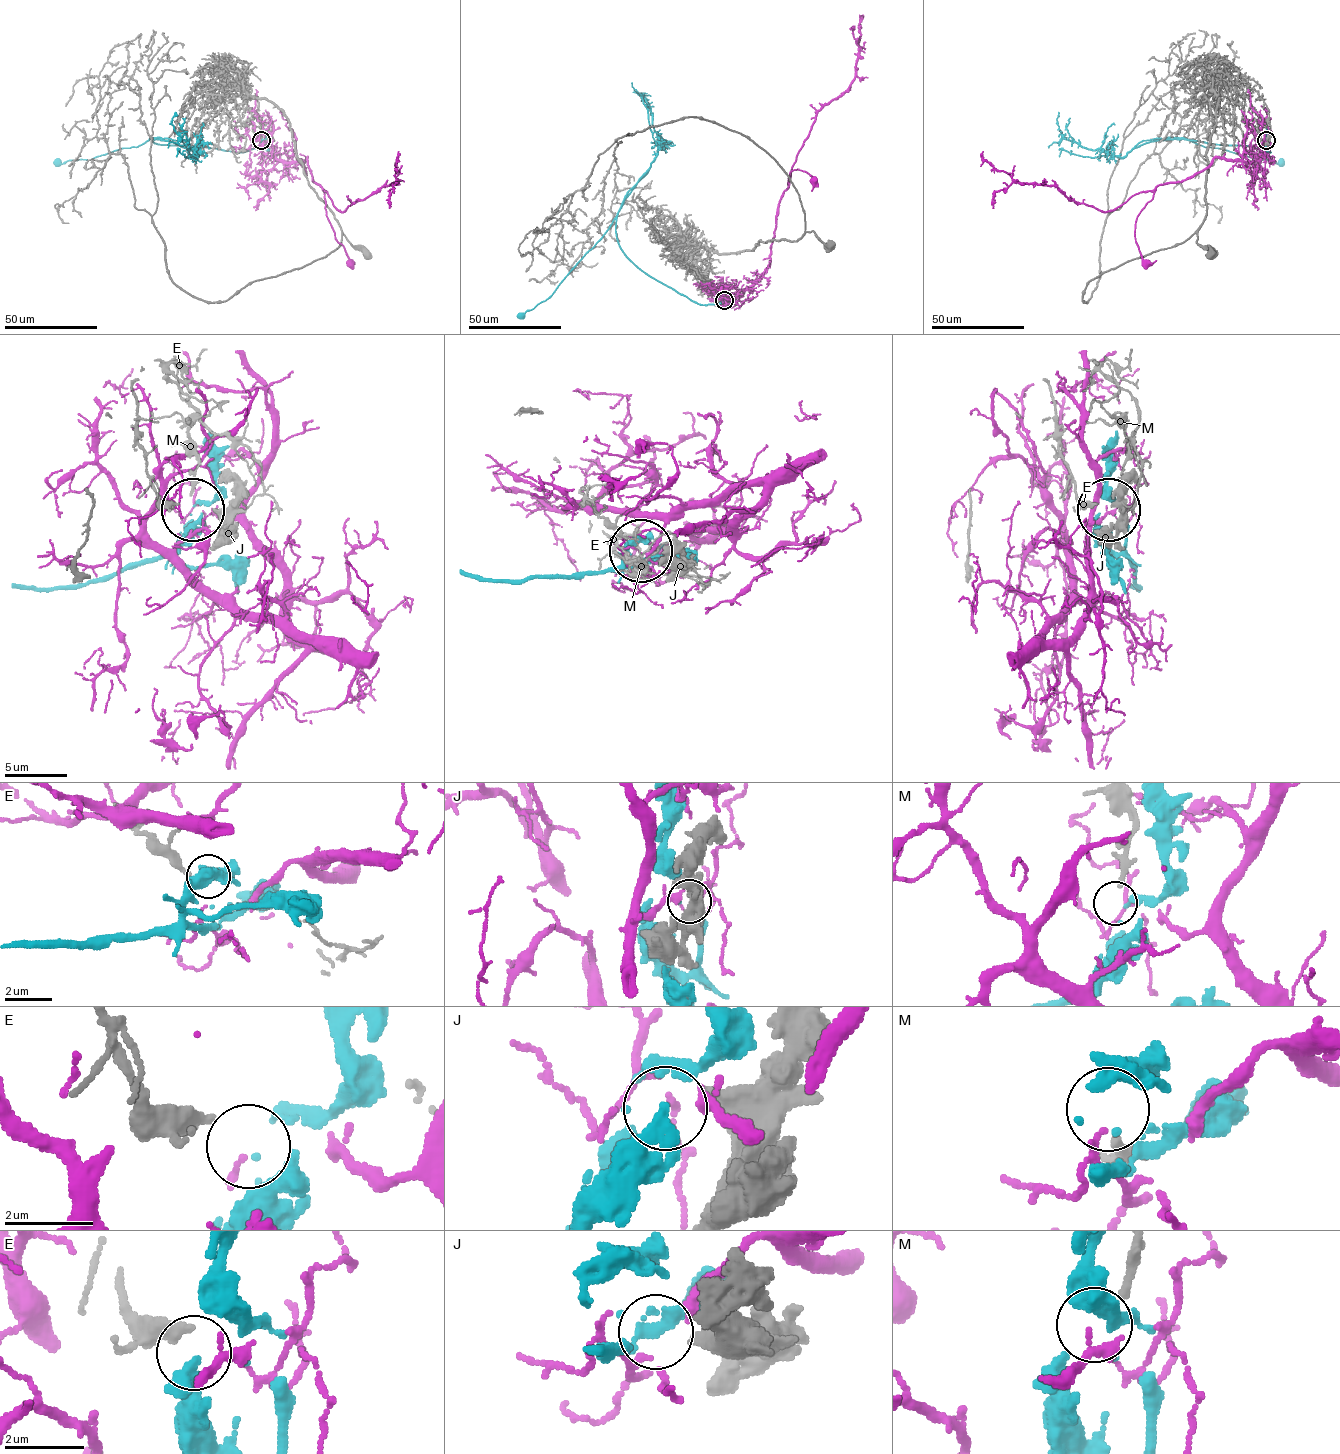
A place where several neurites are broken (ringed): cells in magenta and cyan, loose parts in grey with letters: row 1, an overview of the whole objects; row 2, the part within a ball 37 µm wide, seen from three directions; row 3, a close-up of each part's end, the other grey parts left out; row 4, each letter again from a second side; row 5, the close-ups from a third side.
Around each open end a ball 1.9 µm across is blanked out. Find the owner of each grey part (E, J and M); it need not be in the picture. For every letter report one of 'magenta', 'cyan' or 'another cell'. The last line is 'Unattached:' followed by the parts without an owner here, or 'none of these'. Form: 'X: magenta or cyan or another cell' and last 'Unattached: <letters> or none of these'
E: another cell
J: cyan
M: another cell
Unattached: E, M

